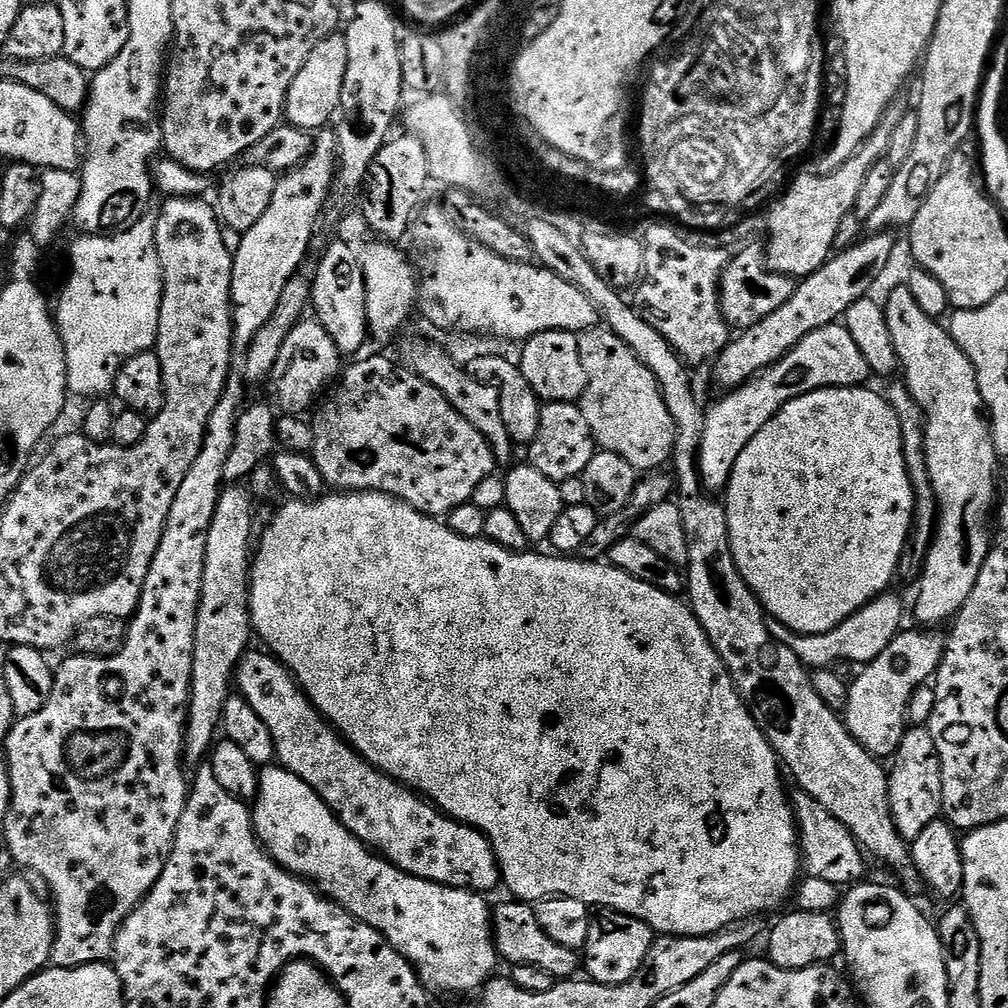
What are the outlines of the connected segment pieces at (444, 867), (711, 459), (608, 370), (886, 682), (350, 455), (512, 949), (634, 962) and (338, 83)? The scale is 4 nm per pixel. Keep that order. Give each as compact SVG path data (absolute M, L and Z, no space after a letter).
M249 650L244 653L236 668L235 687L239 695L244 696L246 702L250 702L250 706L254 706L258 718L266 722L274 738L276 760L283 767L302 777L328 803L328 807L344 823L346 830L353 832L362 843L389 860L395 868L400 868L411 876L442 884L445 888L469 888L470 891L481 894L488 894L491 888L501 887L500 866L496 863L492 844L478 829L445 816L435 804L419 792L407 788L399 780L387 776L370 761L360 757L351 744L308 701L308 696L296 683L296 678L289 668L267 651L259 651Z
M843 323L828 324L806 334L806 338L802 338L802 342L798 342L798 346L794 346L794 350L787 352L777 364L765 368L742 387L725 391L721 400L707 405L698 461L705 489L712 494L727 489L738 454L746 450L750 438L754 438L754 434L758 434L758 430L762 430L782 406L819 388L859 388L867 385L868 380L870 373L866 358Z
M607 326L589 328L579 337L588 385L578 403L597 445L626 458L637 473L651 474L663 469L672 459L676 427L654 374Z
M936 630L900 633L882 650L882 654L871 657L868 664L848 686L848 705L844 707L844 725L857 742L877 758L895 757L906 731L908 703L918 686L929 683L940 669L944 657L946 640Z
M368 356L365 360L350 365L349 368L347 365L335 388L336 393L324 405L321 403L315 409L316 417L311 417L310 420L315 432L314 446L310 455L329 489L350 492L384 492L387 496L397 496L400 500L405 500L407 504L414 506L414 510L425 512L430 517L444 518L458 506L469 503L474 490L478 490L478 482L482 482L482 478L491 476L497 471L496 456L493 454L488 440L482 438L482 434L478 434L478 430L474 430L474 426L470 426L470 422L466 422L466 418L462 418L462 414L458 414L458 410L454 410L454 406L450 406L450 402L444 397L442 390L438 390L430 382L426 382L417 372L412 371L403 363L395 364L394 361L387 360L384 356Z
M508 898L505 904L500 904L497 908L495 905L494 939L497 957L503 963L505 960L508 966L517 964L538 966L538 970L546 970L546 974L556 977L557 981L567 980L577 975L577 949L558 946L558 942L554 942L554 938L550 938L546 934L546 930L542 930L536 917L535 907L531 903Z
M611 910L601 911L588 921L588 933L582 949L582 968L587 979L595 984L619 986L626 983L646 962L646 954L650 954L650 946L654 933L650 925L633 916Z
M333 34L314 46L314 54L306 58L306 66L298 70L284 107L287 123L305 130L323 129L327 125L324 123L340 111L342 82L346 82L346 38L343 34Z

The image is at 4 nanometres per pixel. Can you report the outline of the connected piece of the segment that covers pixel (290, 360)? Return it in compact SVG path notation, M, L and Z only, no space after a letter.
M306 318L296 324L290 336L279 351L270 382L276 388L277 407L281 413L289 416L305 415L317 403L316 398L339 377L342 370L342 354L330 334L326 333L320 322Z

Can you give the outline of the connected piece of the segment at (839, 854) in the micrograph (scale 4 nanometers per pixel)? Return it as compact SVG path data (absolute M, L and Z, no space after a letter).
M799 790L790 796L793 812L796 814L796 827L800 833L800 851L802 853L802 868L813 880L821 880L837 886L855 886L865 879L864 856L861 844L856 841L854 834L830 814L814 798Z

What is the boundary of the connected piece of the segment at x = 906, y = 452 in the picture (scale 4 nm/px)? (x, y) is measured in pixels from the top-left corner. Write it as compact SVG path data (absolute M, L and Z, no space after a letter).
M896 378L891 381L888 389L883 389L884 399L890 402L890 406L898 414L898 426L902 426L902 458L906 458L906 470L910 474L910 486L914 490L914 514L910 522L910 534L906 538L906 546L900 555L899 579L919 581L920 573L924 570L924 563L928 557L928 551L932 540L936 536L936 521L938 509L936 495L934 494L934 482L930 482L930 469L926 466L926 426L924 425L924 411L922 406L910 394L908 385L903 379Z

